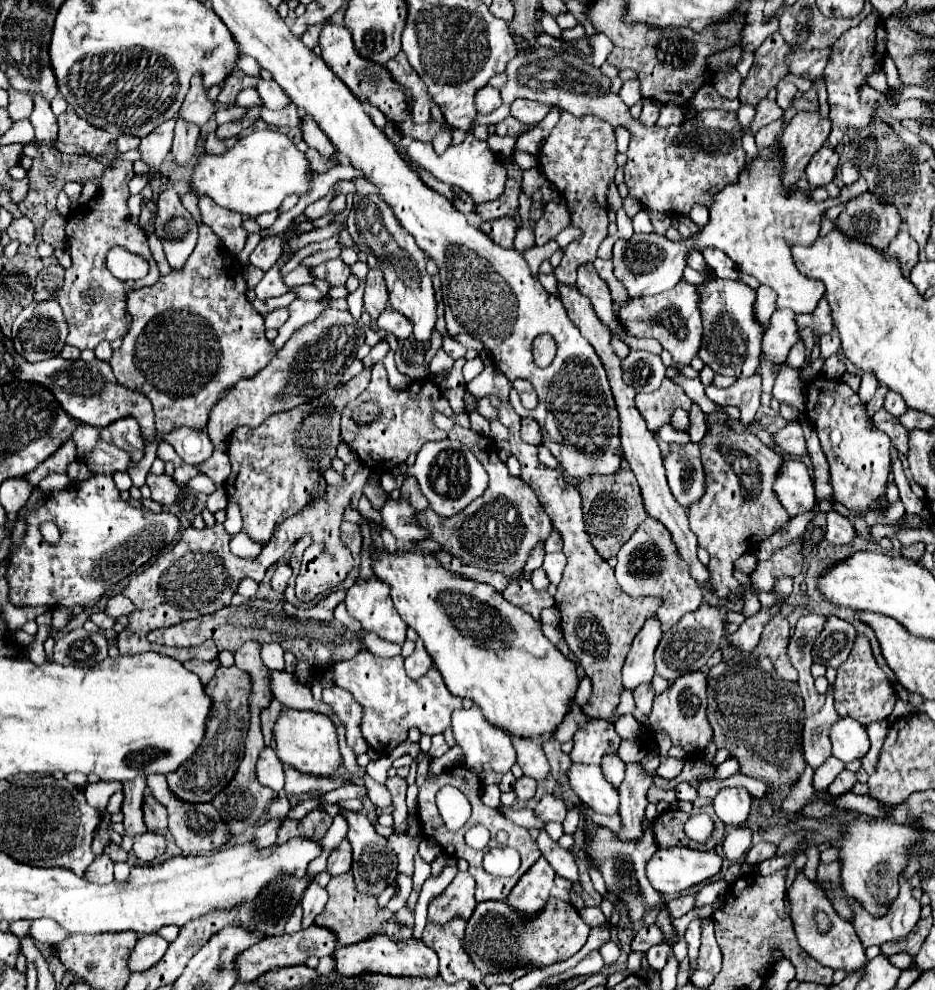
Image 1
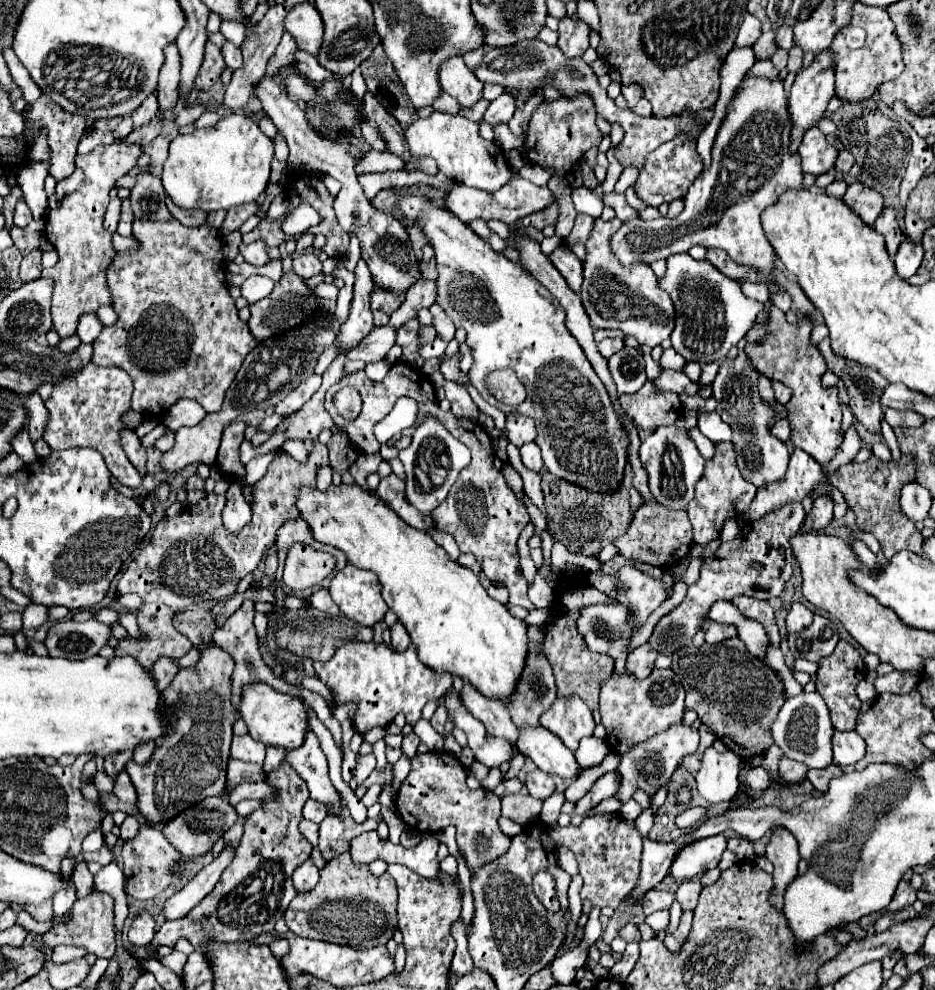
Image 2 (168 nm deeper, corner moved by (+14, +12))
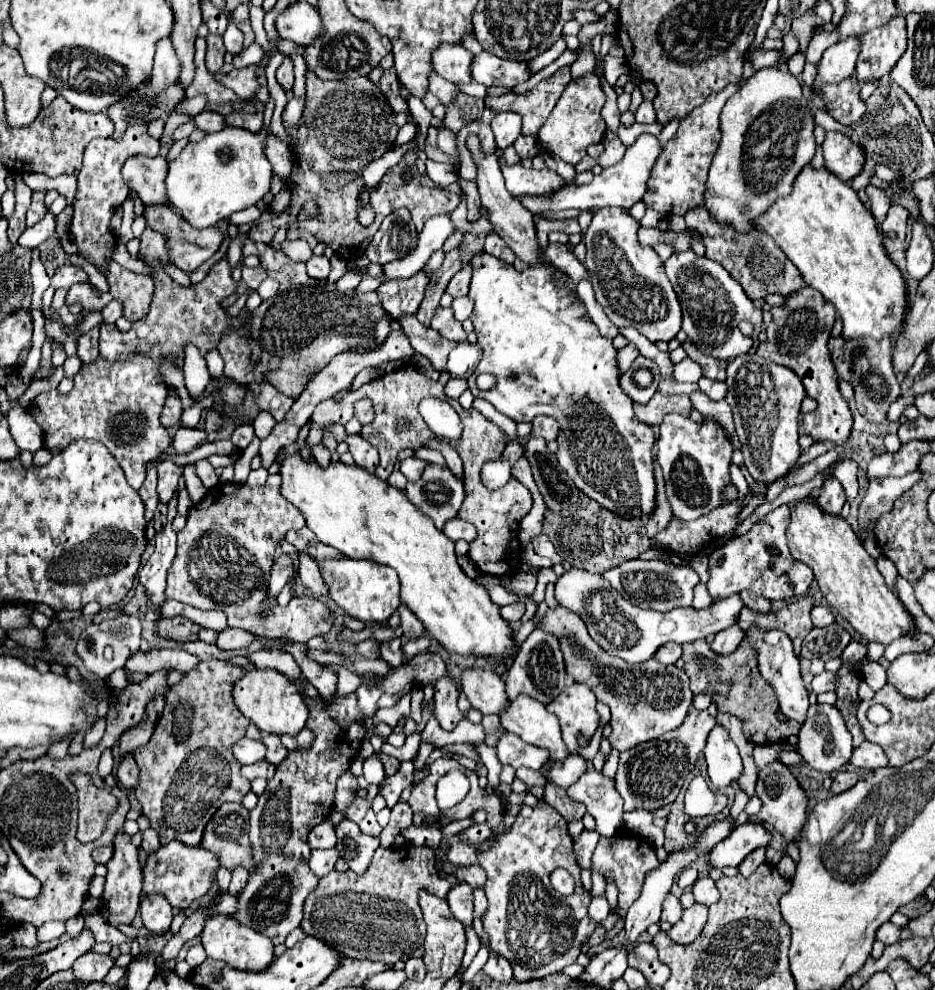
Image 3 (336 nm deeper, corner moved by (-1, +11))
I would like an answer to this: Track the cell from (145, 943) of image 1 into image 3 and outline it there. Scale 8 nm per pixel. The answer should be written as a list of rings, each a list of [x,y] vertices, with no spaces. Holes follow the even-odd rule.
[[[161,894],[141,896],[141,920],[143,926],[153,934],[165,934],[173,920],[173,908]]]

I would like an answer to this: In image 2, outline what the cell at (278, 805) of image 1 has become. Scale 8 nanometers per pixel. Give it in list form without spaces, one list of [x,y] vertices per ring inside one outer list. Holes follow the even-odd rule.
[[[238,817],[238,823],[224,833],[224,845],[230,845],[232,849],[238,847],[240,837],[242,837],[242,823],[244,823],[244,817]]]

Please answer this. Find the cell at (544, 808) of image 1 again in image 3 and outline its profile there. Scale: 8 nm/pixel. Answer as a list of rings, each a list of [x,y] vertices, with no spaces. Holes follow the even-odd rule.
[[[569,754],[563,762],[555,762],[545,778],[557,788],[569,788],[579,780],[583,772],[585,772],[585,758],[581,754]]]

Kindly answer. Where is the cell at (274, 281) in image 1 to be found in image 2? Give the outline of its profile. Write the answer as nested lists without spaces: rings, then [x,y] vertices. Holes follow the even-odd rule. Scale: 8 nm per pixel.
[[[250,277],[242,283],[242,297],[248,301],[248,303],[256,303],[264,297],[268,297],[272,293],[272,287],[274,287],[274,281],[268,279],[268,277]]]

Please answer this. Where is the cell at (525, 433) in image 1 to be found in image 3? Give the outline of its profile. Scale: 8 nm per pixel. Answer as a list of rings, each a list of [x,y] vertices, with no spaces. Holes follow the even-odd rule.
[[[537,416],[537,418],[533,420],[531,436],[533,436],[533,438],[543,438],[545,442],[551,442],[551,440],[557,438],[557,430],[559,430],[559,424],[557,424],[553,418]]]

